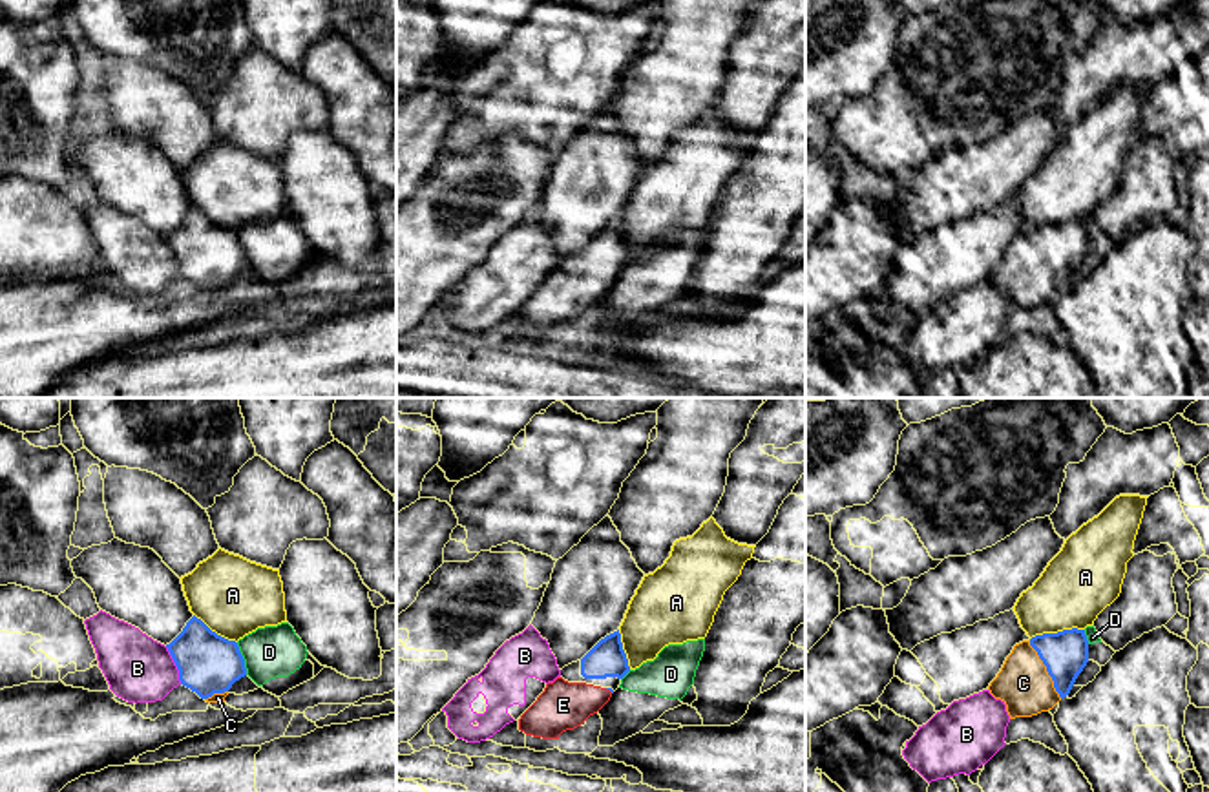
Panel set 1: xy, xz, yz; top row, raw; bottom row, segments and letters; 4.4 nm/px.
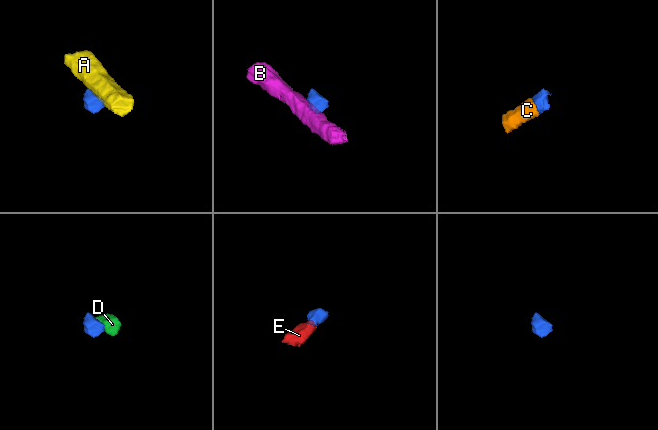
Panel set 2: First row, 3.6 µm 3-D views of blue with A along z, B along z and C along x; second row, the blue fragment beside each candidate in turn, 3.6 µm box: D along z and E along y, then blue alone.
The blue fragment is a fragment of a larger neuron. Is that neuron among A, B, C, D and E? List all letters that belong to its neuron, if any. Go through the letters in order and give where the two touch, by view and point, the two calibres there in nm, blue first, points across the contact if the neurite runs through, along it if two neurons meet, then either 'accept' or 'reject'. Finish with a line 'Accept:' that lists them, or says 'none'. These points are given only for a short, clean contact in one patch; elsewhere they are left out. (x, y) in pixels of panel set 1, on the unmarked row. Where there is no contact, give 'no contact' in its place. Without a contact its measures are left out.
A: meets blue in yz at (1058, 223); 200 nm thick on the blue side, 320 nm on the other; border along yz (1083, 219), (1043, 223), (1030, 230); reject
B: meets blue in xy at (176, 256); 260 nm thick on the blue side, 300 nm on the other; border along xy (165, 238), (181, 274); reject
C: meets blue in yz at (1047, 261); 200 nm thick on the blue side, 240 nm on the other; runs through yz (1065, 245), (1047, 261), (1023, 274); accept
D: meets blue in xy at (243, 250); 260 nm thick on the blue side, 220 nm on the other; border along xy (236, 234), (247, 265); reject
E: meets blue in xz at (609, 280); 20 nm thick on the blue side, 220 nm on the other; runs through xz (607, 280), (609, 280), (598, 289), (563, 296); accept
Accept: C, E

